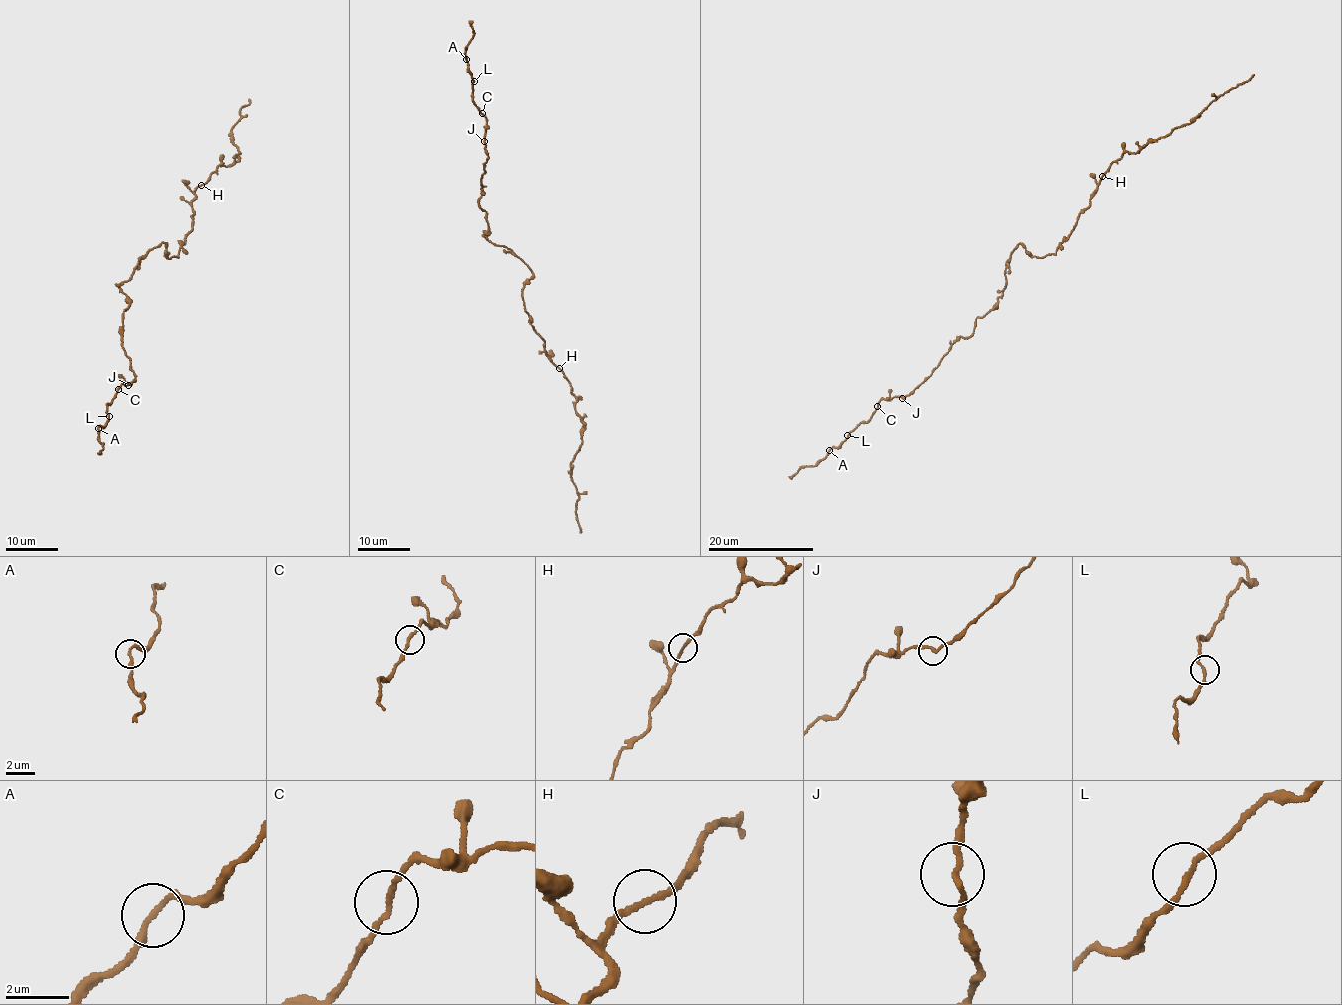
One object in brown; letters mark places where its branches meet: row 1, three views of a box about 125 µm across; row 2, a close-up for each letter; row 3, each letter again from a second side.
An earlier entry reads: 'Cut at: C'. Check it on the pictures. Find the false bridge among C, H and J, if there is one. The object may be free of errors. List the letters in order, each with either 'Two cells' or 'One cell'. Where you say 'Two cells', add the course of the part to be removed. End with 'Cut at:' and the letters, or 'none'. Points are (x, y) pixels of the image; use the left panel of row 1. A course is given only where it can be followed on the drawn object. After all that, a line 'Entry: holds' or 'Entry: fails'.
C: One cell
H: One cell
J: One cell
Cut at: none
Entry: fails

